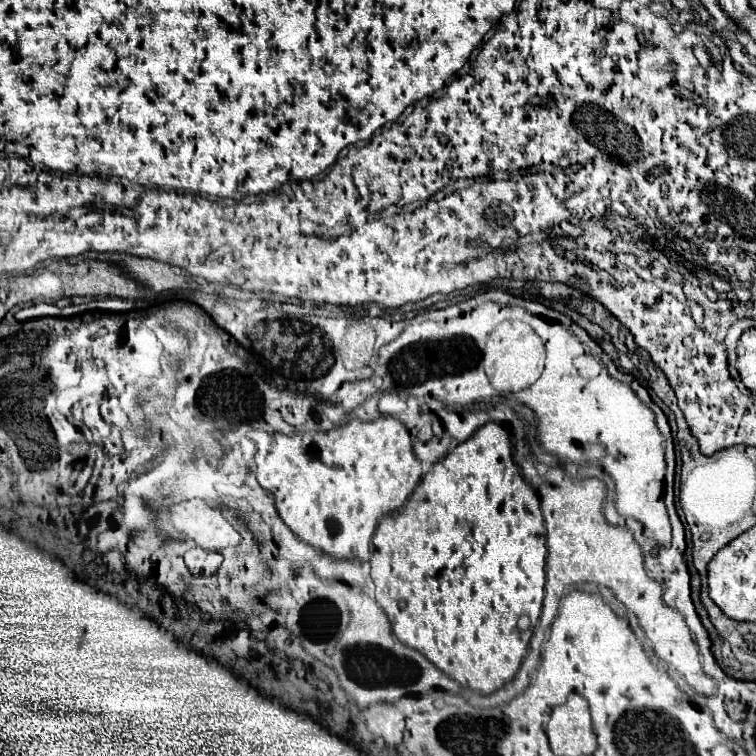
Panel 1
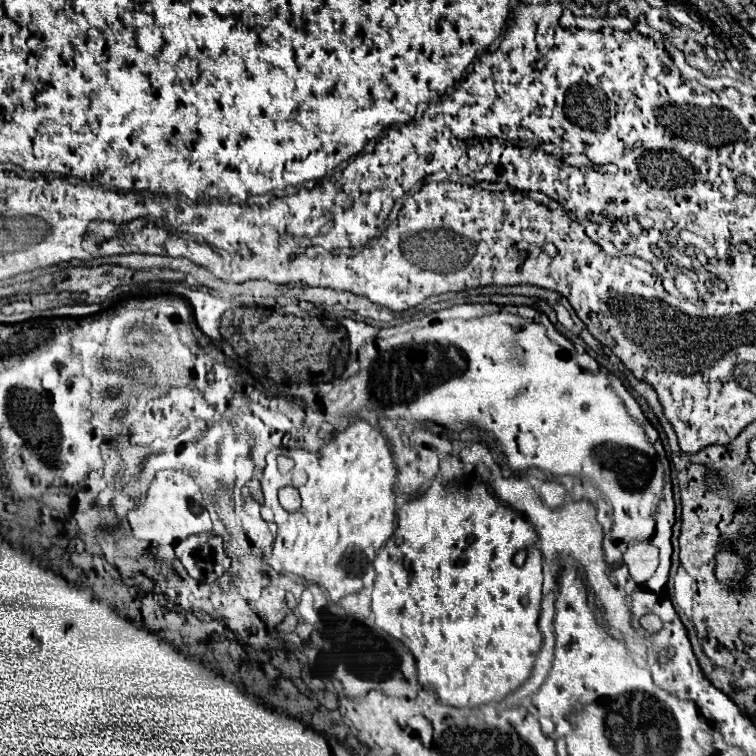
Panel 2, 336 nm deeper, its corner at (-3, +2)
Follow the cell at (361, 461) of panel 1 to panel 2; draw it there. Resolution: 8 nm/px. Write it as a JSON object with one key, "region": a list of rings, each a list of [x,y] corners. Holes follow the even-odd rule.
{"region":[[[354,420],[346,430],[338,432],[328,444],[324,444],[318,452],[306,450],[290,450],[286,454],[294,460],[294,468],[288,474],[282,474],[276,466],[276,452],[266,456],[266,470],[262,476],[262,492],[264,492],[264,510],[262,518],[266,522],[274,522],[278,526],[278,534],[274,538],[272,550],[264,554],[264,562],[270,564],[276,572],[292,574],[300,580],[316,584],[330,594],[332,602],[338,602],[342,596],[350,594],[356,588],[366,588],[372,584],[374,568],[372,562],[376,552],[384,546],[384,542],[394,532],[396,520],[396,466],[390,452],[390,446],[380,430],[370,426],[364,420]],[[294,484],[302,496],[302,508],[298,512],[286,512],[278,504],[278,488]]]}

